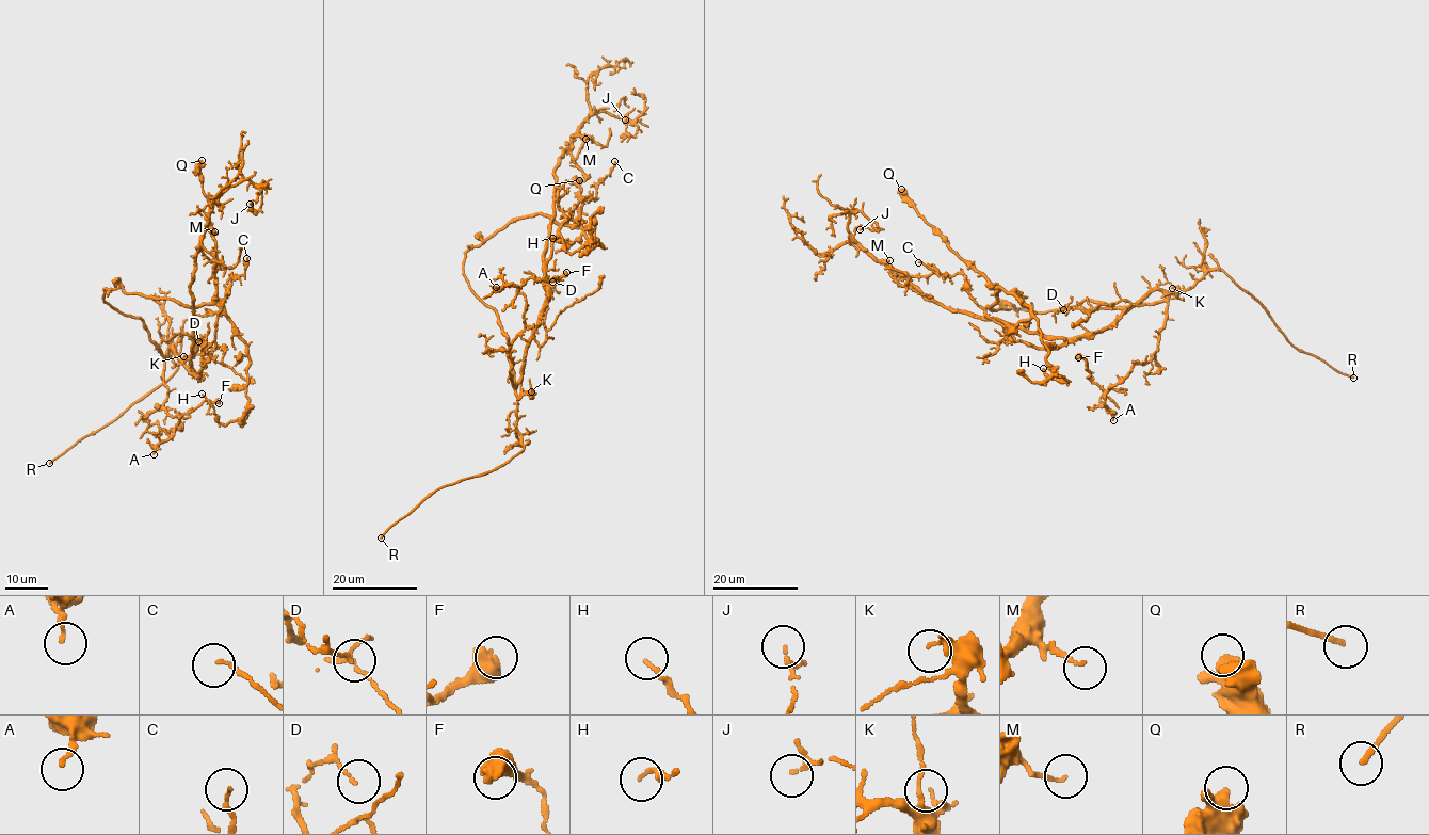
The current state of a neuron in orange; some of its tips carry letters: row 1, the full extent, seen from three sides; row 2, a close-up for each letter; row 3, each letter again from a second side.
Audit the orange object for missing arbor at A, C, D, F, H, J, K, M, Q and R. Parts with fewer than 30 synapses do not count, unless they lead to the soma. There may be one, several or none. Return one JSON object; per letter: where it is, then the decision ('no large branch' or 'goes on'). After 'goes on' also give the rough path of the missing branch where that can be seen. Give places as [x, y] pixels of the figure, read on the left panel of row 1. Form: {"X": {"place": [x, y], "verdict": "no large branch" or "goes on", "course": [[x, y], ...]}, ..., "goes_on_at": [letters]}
{"A": {"place": [154, 454], "verdict": "no large branch"}, "C": {"place": [246, 258], "verdict": "no large branch"}, "D": {"place": [198, 341], "verdict": "no large branch"}, "F": {"place": [219, 403], "verdict": "no large branch"}, "H": {"place": [202, 394], "verdict": "no large branch"}, "J": {"place": [250, 204], "verdict": "no large branch"}, "K": {"place": [183, 356], "verdict": "no large branch"}, "M": {"place": [214, 231], "verdict": "no large branch"}, "Q": {"place": [202, 160], "verdict": "no large branch"}, "R": {"place": [49, 463], "verdict": "goes on", "course": [[49, 463], [16, 498], [9, 499]]}, "goes_on_at": ["R"]}

